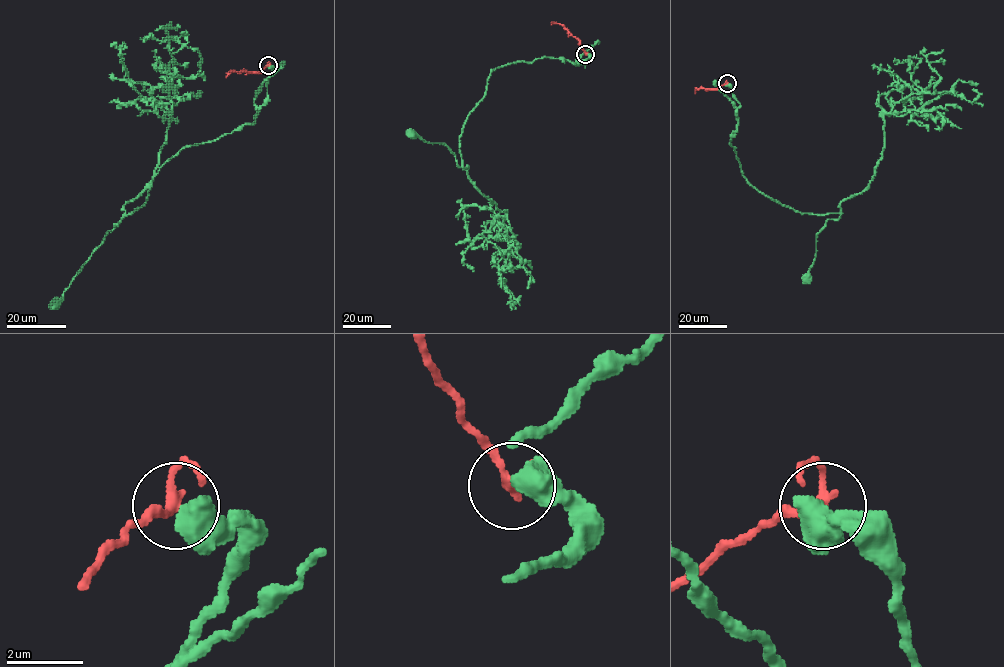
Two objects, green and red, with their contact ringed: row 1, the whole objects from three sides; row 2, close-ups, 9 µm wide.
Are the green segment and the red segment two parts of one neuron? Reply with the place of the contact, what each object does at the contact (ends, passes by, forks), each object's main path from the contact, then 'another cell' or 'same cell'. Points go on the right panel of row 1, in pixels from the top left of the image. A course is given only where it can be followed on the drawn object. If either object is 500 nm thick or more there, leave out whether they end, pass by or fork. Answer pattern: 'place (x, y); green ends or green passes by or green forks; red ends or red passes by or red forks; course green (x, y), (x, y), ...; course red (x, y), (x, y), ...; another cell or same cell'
place (727, 83); course green (727, 83), (740, 104), (730, 144), (742, 176), (796, 211), (840, 214), (817, 234), (808, 279); course red (727, 83), (716, 89), (696, 88), (695, 93); another cell

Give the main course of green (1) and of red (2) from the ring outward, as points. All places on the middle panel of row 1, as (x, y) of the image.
1: (586, 54), (585, 67), (543, 57), (492, 69), (459, 138), (462, 167), (444, 144), (412, 135)
2: (585, 54), (578, 39), (563, 25), (551, 22)

